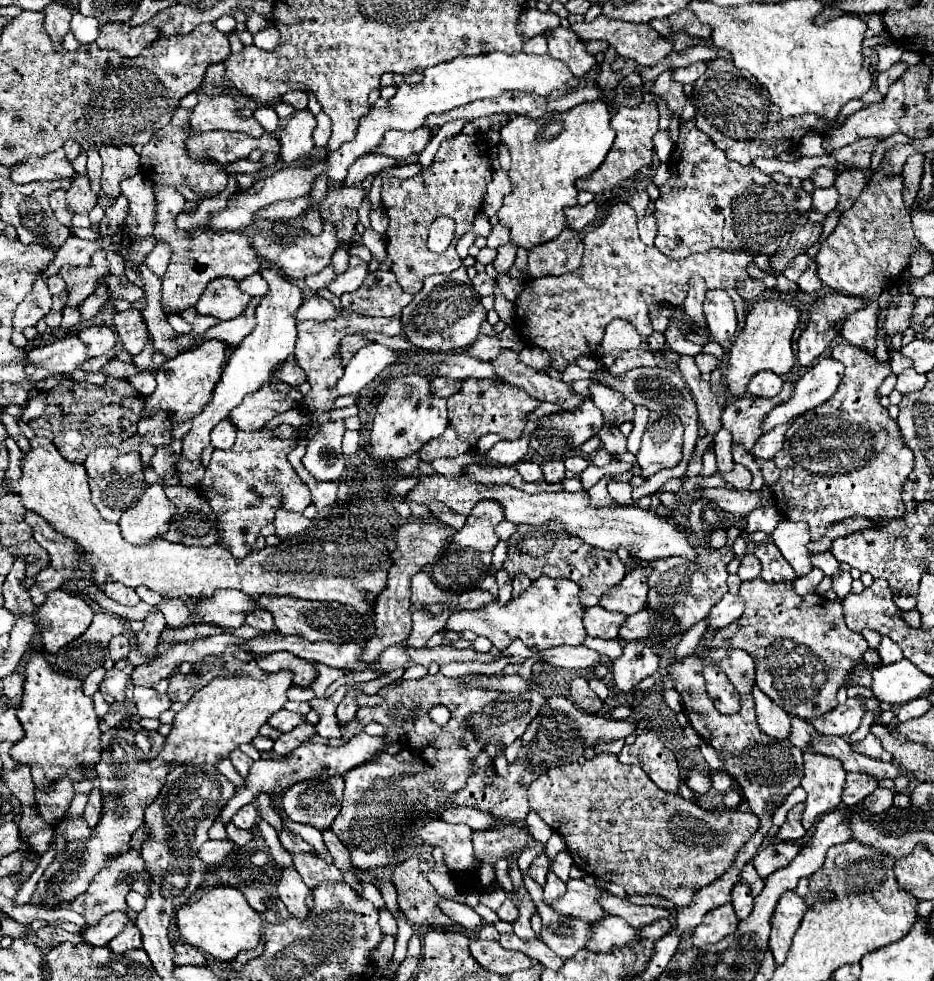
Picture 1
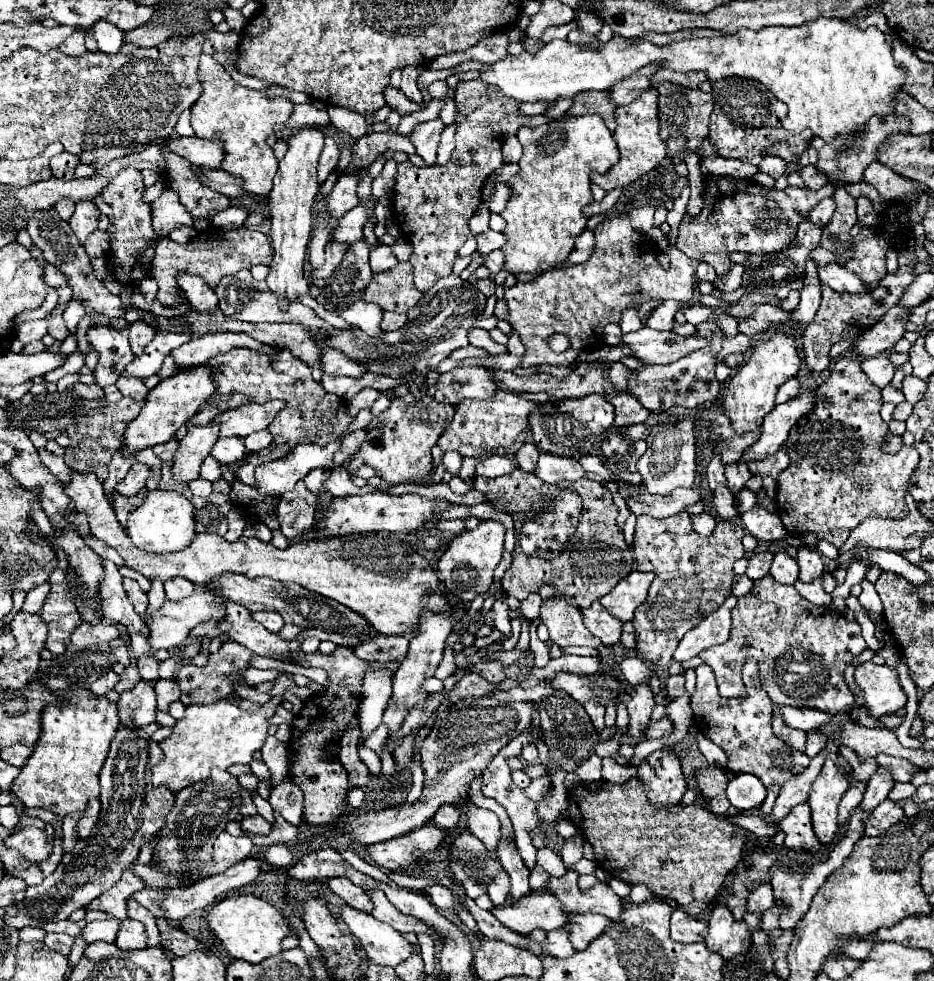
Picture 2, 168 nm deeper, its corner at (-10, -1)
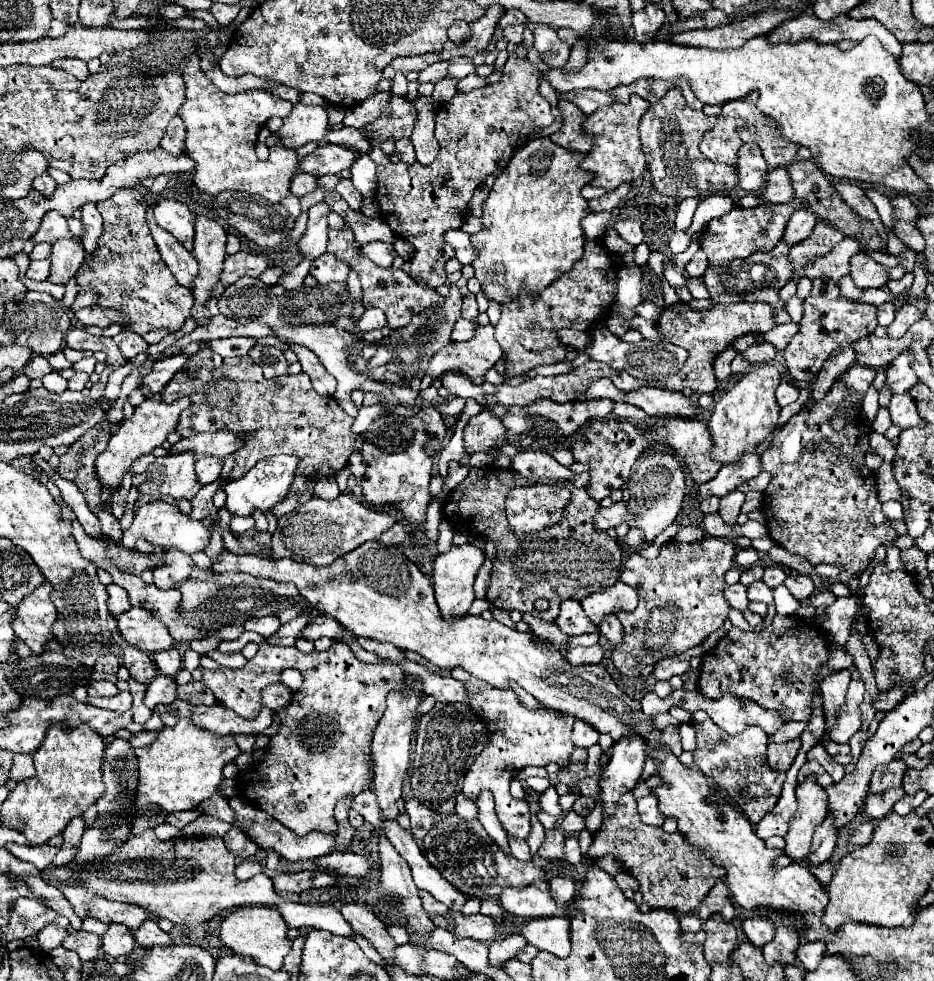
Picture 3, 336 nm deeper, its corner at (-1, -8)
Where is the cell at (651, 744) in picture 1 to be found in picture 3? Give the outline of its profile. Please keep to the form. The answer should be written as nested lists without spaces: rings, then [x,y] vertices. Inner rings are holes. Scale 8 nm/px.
[[[654,795],[638,799],[638,813],[640,813],[640,819],[652,827],[660,827],[666,821],[666,817],[658,809],[658,801]]]

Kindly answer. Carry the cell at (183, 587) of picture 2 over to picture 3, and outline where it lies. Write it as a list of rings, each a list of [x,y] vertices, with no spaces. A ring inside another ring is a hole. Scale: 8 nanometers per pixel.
[[[178,549],[166,551],[164,565],[160,569],[154,569],[154,585],[160,589],[174,589],[178,579],[186,579],[194,567],[194,561],[190,555],[180,553]]]

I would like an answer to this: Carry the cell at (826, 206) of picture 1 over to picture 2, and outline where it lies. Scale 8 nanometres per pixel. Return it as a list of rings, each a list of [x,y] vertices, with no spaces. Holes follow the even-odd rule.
[[[825,198],[825,200],[821,200],[821,202],[819,202],[811,212],[809,212],[807,220],[825,226],[825,224],[831,220],[833,210],[835,210],[835,200],[833,200],[833,198]]]

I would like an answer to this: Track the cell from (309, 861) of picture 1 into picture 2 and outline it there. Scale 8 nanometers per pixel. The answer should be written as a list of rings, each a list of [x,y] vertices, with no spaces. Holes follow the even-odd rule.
[[[331,878],[331,880],[327,880],[327,886],[329,886],[329,890],[333,894],[343,898],[355,910],[361,910],[361,912],[371,912],[373,910],[373,904],[371,904],[369,896],[363,892],[361,886],[353,884],[351,880],[347,880],[347,878]]]

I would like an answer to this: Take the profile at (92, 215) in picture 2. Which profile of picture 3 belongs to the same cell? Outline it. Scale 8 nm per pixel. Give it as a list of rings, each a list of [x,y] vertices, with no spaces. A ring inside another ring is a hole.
[[[60,239],[52,245],[52,255],[50,255],[50,275],[46,281],[56,283],[56,285],[66,285],[80,263],[84,261],[84,249],[80,239]]]

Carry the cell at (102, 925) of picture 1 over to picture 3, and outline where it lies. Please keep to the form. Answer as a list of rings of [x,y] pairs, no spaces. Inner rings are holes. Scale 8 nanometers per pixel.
[[[74,931],[62,941],[62,947],[76,951],[80,961],[92,961],[100,955],[100,937],[86,931]]]

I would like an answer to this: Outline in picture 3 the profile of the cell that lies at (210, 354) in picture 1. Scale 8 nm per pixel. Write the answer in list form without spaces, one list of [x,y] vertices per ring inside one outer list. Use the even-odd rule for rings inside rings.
[[[182,397],[178,401],[172,401],[170,405],[166,401],[156,401],[156,399],[146,399],[144,403],[140,403],[136,407],[134,415],[130,419],[124,419],[118,425],[118,431],[110,437],[106,451],[102,451],[96,457],[94,465],[96,465],[96,477],[98,477],[100,485],[110,489],[110,491],[116,491],[120,487],[120,483],[122,483],[124,473],[128,473],[132,469],[132,463],[138,457],[148,455],[152,449],[160,447],[166,441],[166,435],[176,429],[180,413],[190,405],[188,401],[190,401],[188,397]]]

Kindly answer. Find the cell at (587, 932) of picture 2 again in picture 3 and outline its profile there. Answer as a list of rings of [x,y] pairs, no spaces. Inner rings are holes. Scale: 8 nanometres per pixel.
[[[564,917],[526,921],[520,935],[524,935],[534,947],[550,951],[556,957],[568,957],[570,953],[570,921]]]

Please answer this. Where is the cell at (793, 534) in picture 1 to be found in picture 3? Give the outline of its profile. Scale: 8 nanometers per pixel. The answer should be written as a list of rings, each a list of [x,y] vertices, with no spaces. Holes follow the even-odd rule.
[[[798,575],[798,579],[786,579],[784,585],[788,587],[788,591],[798,599],[798,601],[804,601],[812,595],[814,591],[814,583],[808,575]]]

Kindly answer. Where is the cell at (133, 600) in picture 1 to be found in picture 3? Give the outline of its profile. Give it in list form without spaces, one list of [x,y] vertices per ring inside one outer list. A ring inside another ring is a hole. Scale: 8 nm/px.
[[[106,585],[106,593],[108,593],[108,611],[116,617],[116,615],[120,615],[120,613],[124,613],[124,611],[128,611],[132,605],[130,605],[130,601],[128,601],[128,593],[124,593],[124,589],[122,587],[118,587],[118,585]]]

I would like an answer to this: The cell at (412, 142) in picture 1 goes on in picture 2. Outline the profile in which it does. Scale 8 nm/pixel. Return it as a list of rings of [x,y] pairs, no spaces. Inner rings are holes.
[[[383,132],[383,134],[365,134],[353,146],[353,164],[357,168],[365,168],[375,162],[387,150],[401,150],[405,154],[415,154],[415,146],[409,136],[401,136],[397,132]]]

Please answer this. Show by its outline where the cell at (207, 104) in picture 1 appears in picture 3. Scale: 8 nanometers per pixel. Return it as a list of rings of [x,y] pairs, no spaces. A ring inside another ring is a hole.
[[[196,53],[190,55],[184,67],[184,81],[186,101],[180,107],[178,115],[186,127],[184,153],[196,161],[196,167],[192,171],[194,185],[208,195],[218,195],[220,191],[234,189],[258,193],[270,203],[278,203],[280,197],[286,197],[290,179],[298,167],[298,155],[294,151],[274,151],[270,153],[268,161],[258,161],[254,145],[260,127],[264,127],[264,121],[274,115],[286,117],[292,111],[292,103],[266,91],[244,91],[238,95],[220,93],[214,83],[200,71],[200,57]]]

